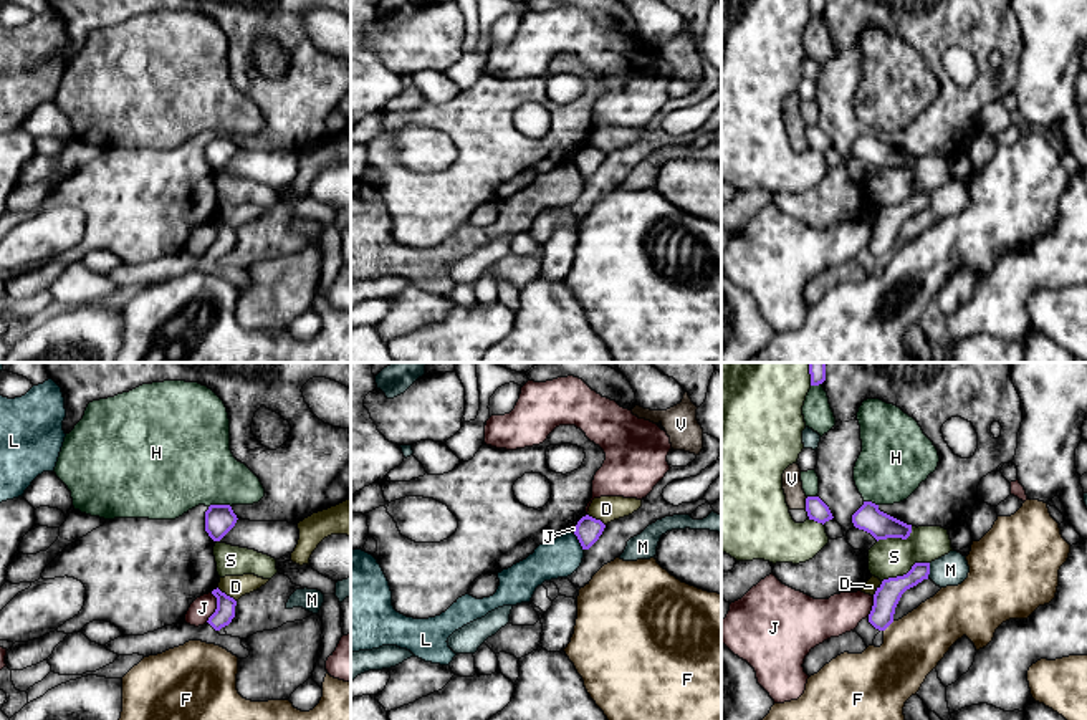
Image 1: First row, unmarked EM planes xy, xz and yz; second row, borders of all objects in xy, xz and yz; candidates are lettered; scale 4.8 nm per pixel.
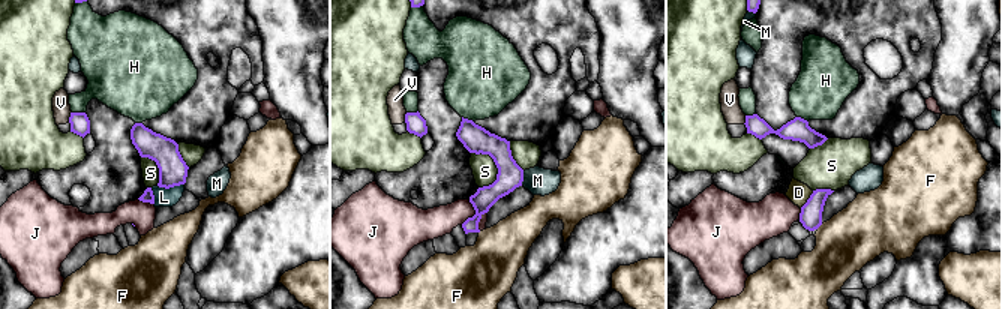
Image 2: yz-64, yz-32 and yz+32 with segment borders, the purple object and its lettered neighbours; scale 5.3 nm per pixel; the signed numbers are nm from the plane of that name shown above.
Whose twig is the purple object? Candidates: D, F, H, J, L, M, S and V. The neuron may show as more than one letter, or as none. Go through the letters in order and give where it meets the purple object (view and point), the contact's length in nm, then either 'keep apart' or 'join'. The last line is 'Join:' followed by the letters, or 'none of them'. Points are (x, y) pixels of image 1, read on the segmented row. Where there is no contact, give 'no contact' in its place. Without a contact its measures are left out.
D: contact xy (225, 595); length 120 nm; keep apart
F: contact yz (889, 624); length 80 nm; keep apart
H: contact xy (219, 505); length 110 nm; keep apart
J: contact xy (217, 608); length 150 nm; keep apart
L: contact xz (579, 542); length 100 nm; keep apart
M: contact yz (928, 570); length 70 nm; keep apart
S: contact yz (907, 573); length 260 nm; keep apart
V: contact yz (806, 504); length 70 nm; keep apart
Join: none of them

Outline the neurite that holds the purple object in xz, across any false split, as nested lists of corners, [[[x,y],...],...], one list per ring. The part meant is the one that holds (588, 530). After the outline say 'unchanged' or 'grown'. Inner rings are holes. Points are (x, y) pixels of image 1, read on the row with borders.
[[[586,515],[577,521],[574,535],[577,536],[582,550],[589,550],[599,540],[604,528],[606,525],[601,520]]]; unchanged

